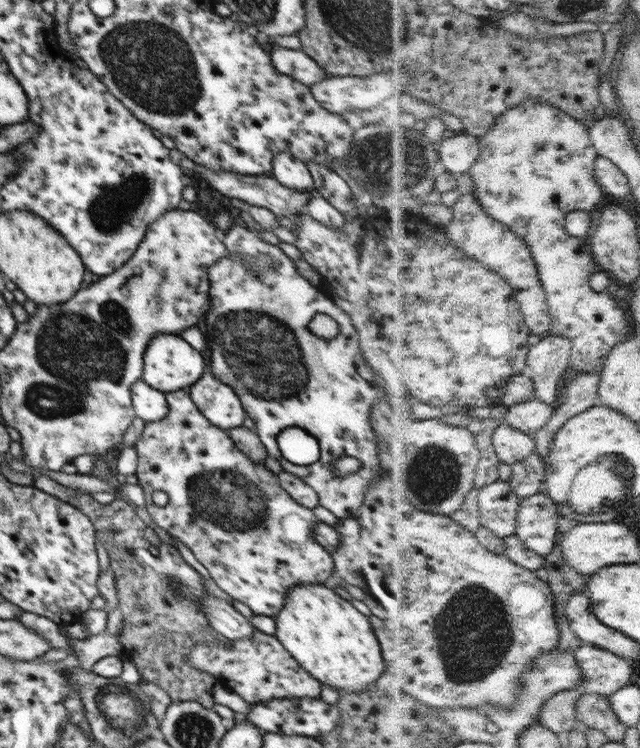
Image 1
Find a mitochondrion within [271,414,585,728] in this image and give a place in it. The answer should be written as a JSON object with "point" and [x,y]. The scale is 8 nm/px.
{"point":[473,635]}

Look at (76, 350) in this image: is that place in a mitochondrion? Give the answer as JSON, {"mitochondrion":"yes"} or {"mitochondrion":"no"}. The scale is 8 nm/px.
{"mitochondrion":"yes"}

